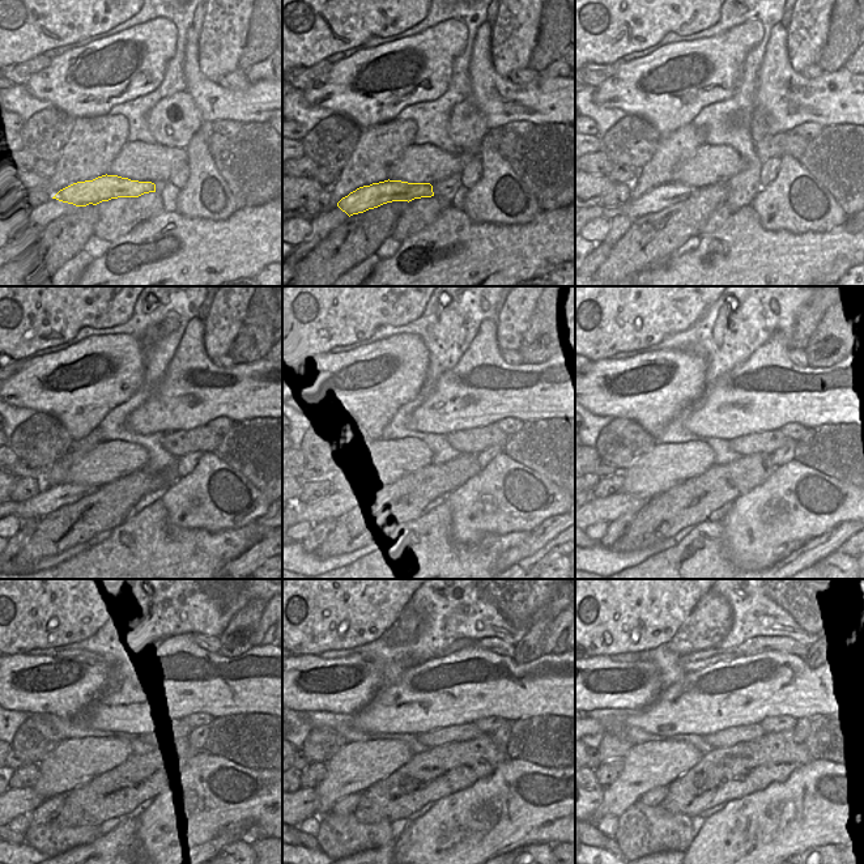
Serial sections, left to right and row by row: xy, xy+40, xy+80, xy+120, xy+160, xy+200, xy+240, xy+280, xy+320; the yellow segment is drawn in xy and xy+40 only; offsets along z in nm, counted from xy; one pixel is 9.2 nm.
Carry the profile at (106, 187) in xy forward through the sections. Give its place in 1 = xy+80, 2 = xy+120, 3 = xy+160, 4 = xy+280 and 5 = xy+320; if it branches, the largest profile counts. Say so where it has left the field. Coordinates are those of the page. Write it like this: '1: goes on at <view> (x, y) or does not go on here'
1: goes on at xy+80 (668, 194)
2: goes on at xy+120 (54, 497)
3: goes on at xy+160 (337, 502)
4: goes on at xy+280 (309, 800)
5: goes on at xy+320 (601, 788)

